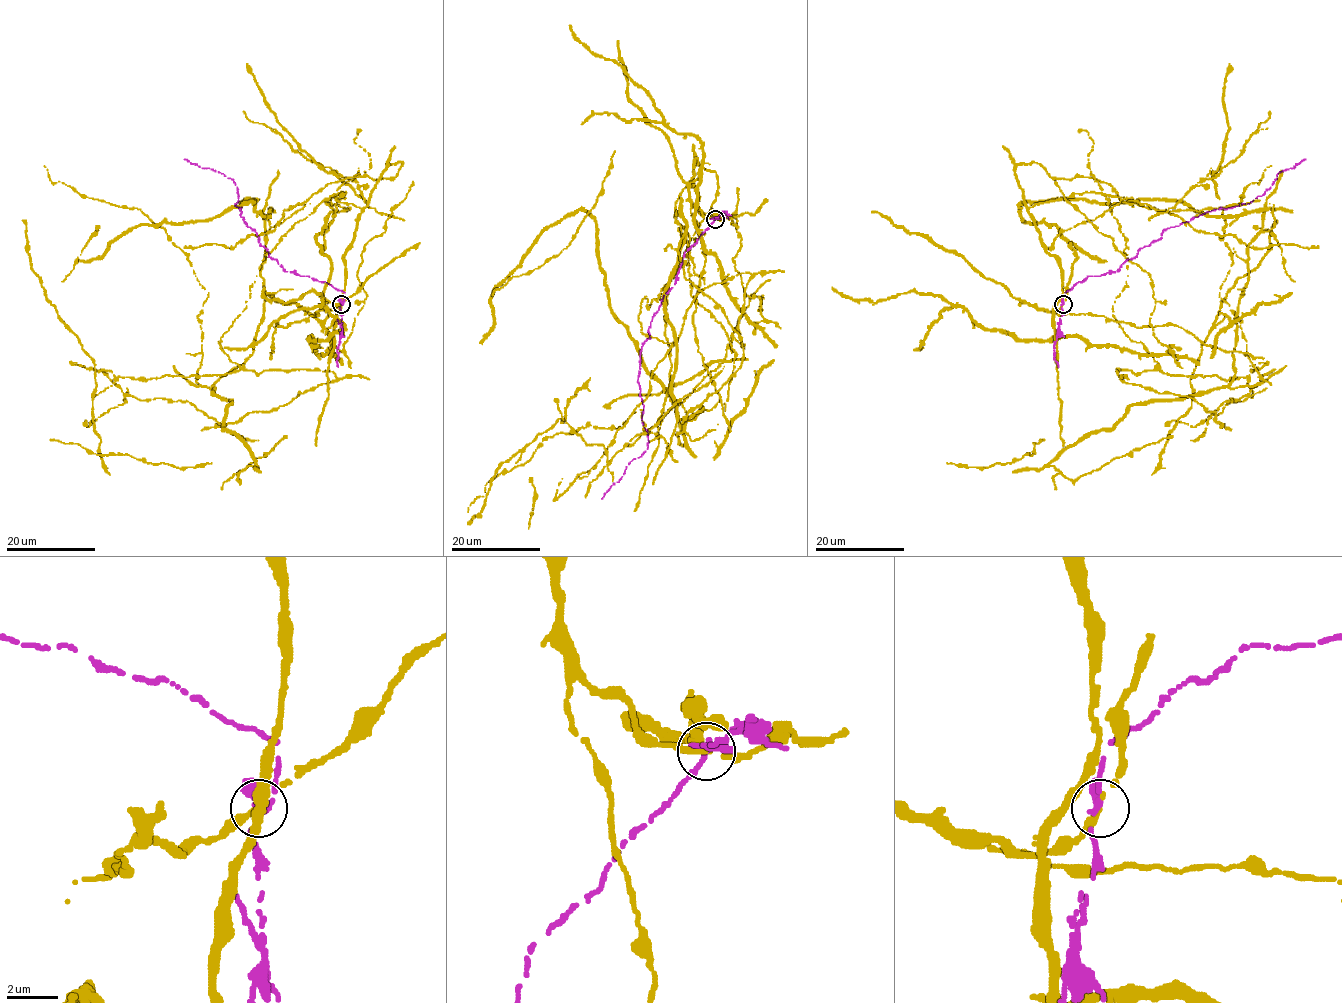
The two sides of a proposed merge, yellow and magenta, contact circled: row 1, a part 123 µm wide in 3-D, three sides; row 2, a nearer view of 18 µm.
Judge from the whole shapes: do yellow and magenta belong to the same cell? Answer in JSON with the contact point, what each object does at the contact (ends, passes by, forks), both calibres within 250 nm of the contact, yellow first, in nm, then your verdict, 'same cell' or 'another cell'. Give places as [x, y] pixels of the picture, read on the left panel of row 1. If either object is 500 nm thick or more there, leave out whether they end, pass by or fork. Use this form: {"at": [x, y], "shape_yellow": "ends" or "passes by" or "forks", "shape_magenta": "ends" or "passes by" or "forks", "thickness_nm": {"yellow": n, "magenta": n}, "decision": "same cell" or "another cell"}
{"at": [341, 304], "shape_yellow": "ends", "shape_magenta": "passes by", "thickness_nm": {"yellow": 200, "magenta": 320}, "decision": "another cell"}

